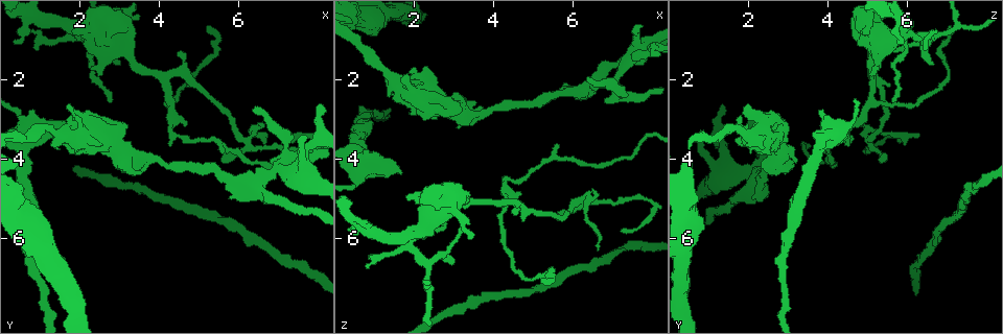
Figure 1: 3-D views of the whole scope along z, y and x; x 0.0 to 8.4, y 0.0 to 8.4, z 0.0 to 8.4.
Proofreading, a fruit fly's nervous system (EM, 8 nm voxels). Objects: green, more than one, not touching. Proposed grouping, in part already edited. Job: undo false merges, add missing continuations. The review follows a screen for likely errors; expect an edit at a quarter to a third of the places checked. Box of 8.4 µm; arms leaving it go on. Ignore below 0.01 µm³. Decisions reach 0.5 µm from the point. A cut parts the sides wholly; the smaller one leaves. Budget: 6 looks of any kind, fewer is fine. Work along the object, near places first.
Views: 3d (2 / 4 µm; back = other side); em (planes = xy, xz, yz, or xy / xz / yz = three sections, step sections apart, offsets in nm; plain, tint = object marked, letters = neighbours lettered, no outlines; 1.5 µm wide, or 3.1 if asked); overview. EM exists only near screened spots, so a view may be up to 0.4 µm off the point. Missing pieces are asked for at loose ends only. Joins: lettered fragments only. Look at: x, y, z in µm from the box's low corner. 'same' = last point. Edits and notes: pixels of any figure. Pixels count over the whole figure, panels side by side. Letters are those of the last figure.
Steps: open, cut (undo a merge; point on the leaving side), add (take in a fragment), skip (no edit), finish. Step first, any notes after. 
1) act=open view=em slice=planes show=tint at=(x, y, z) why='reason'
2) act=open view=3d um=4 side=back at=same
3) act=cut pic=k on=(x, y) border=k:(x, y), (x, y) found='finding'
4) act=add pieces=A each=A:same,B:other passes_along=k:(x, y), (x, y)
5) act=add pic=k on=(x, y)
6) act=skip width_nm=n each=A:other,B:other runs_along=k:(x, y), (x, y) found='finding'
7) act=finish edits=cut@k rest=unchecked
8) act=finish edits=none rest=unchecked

act=open view=em slice=xy step=8 show=tint at=(7.75, 3.50, 0.70) why='an open end'

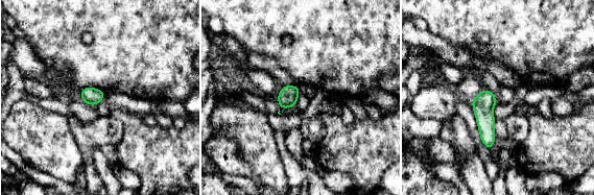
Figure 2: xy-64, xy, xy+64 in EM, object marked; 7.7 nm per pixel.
act=open view=em slice=xz step=4 show=letters at=same why='cut it another way'

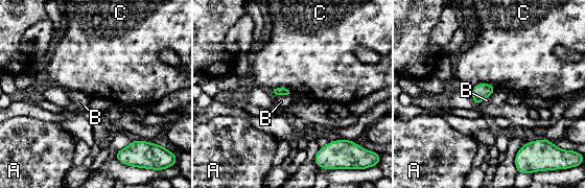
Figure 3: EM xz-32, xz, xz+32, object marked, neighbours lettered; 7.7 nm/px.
act=skip longest_contact=C:190nm each=A:other,B:other,C:other border=3:(472, 87), (491, 84), (496, 89) found='none of them fits'

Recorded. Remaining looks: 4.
act=open view=em slice=planes show=letters at=(6.40, 2.80, 2.00) why='an open end'

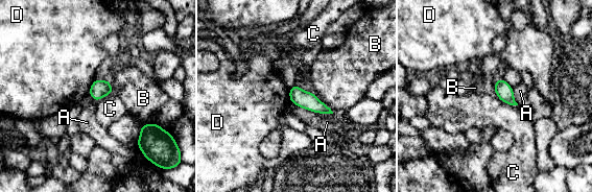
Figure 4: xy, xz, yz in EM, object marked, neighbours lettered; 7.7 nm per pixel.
act=skip width_nm=120 each=A:other,B:other,C:other,D:other border=4:(95, 79), (88, 93) found='none of them fits'

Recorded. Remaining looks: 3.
act=open view=em slice=planes show=letters at=(4.65, 3.10, 4.85) why='thin end'

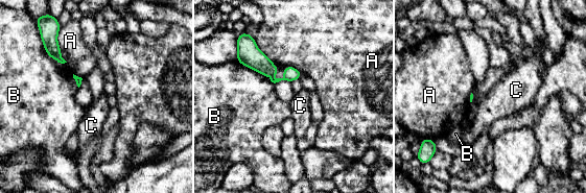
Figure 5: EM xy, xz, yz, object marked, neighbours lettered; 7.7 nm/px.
act=skip longest_contact=B:340nm each=A:other,B:other,C:other border=5:(253, 37), (256, 46), (277, 67) found='none of them fits'

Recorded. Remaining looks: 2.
act=finish edits=none rest=unchecked

